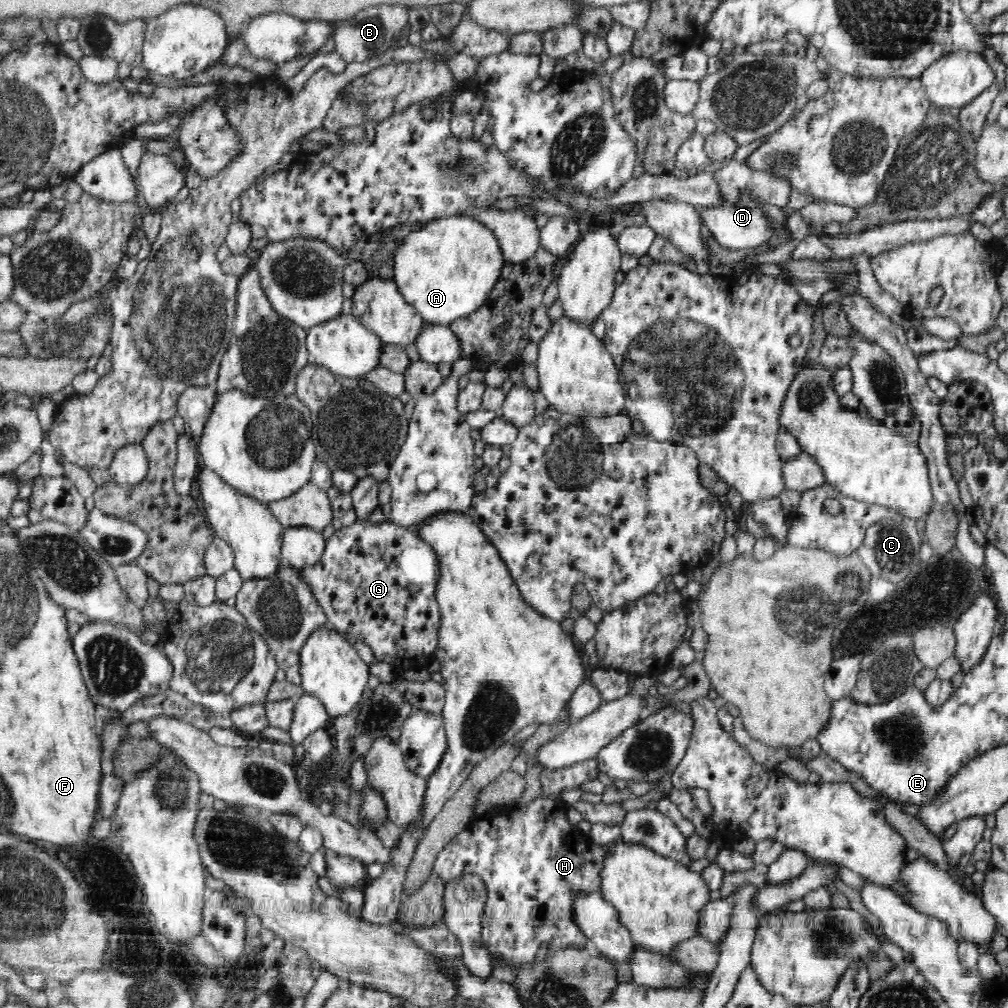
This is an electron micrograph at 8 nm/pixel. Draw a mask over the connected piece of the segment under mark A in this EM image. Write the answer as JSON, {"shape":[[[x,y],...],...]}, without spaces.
{"shape":[[[461,215],[429,221],[407,237],[394,257],[394,282],[402,296],[426,322],[442,326],[476,312],[507,264],[496,236],[477,220]]]}

